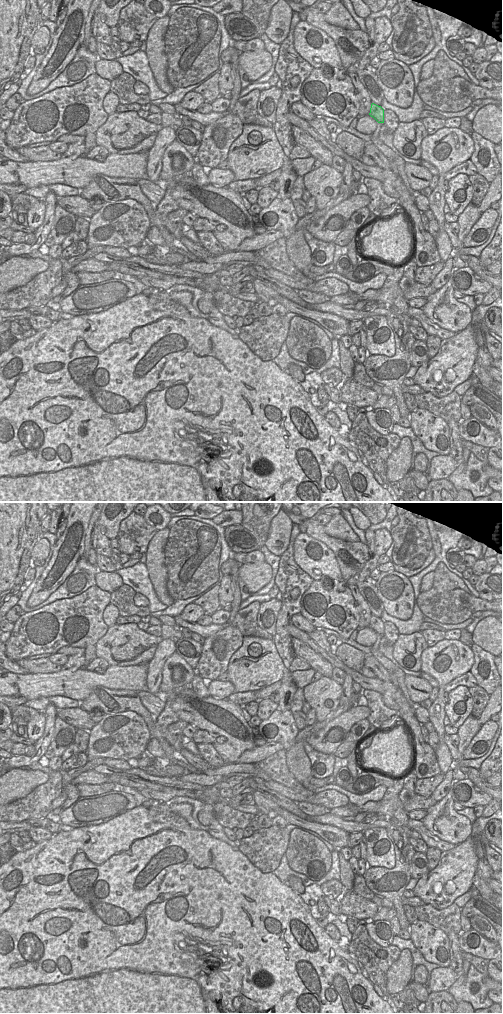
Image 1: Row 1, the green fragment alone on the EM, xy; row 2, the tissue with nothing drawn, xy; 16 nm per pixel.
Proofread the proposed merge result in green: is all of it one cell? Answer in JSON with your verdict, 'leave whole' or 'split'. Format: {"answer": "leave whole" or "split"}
{"answer": "split"}

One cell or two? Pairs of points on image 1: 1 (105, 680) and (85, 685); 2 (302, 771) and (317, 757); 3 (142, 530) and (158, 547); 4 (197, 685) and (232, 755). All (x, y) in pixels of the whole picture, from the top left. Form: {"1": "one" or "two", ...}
{"1": "one", "2": "two", "3": "two", "4": "two"}

